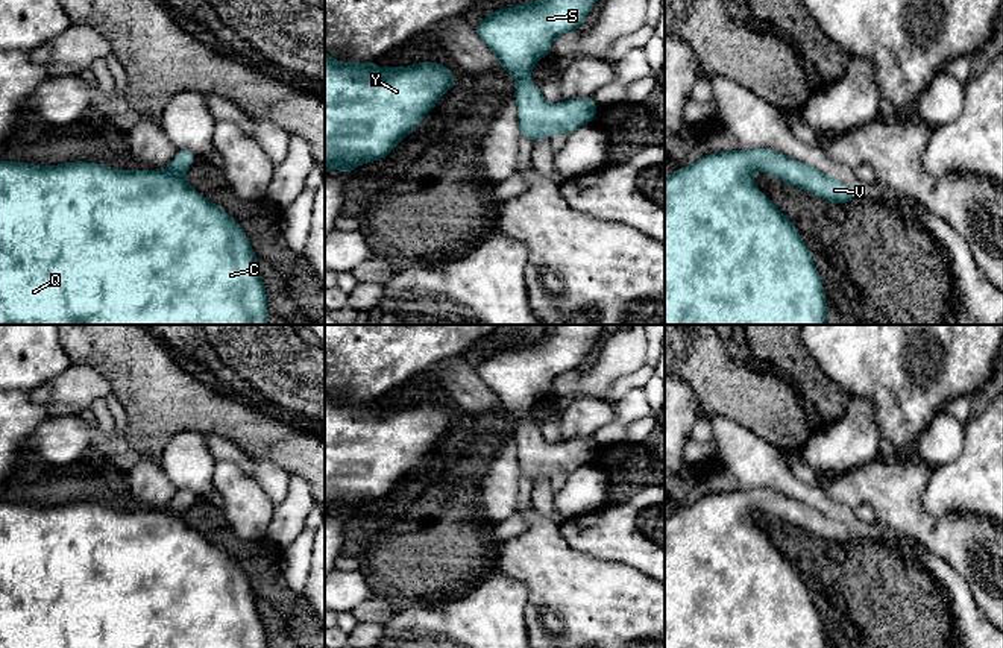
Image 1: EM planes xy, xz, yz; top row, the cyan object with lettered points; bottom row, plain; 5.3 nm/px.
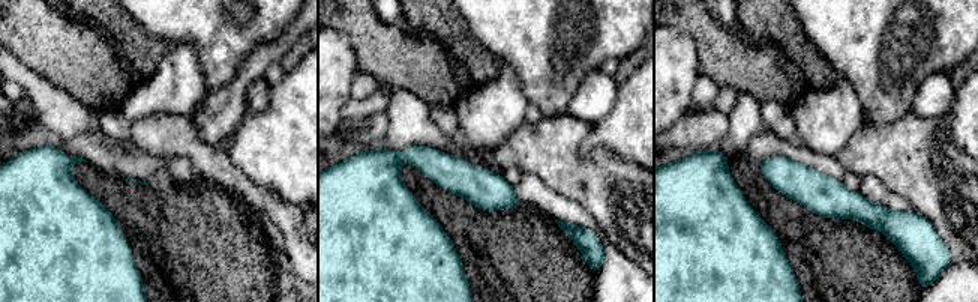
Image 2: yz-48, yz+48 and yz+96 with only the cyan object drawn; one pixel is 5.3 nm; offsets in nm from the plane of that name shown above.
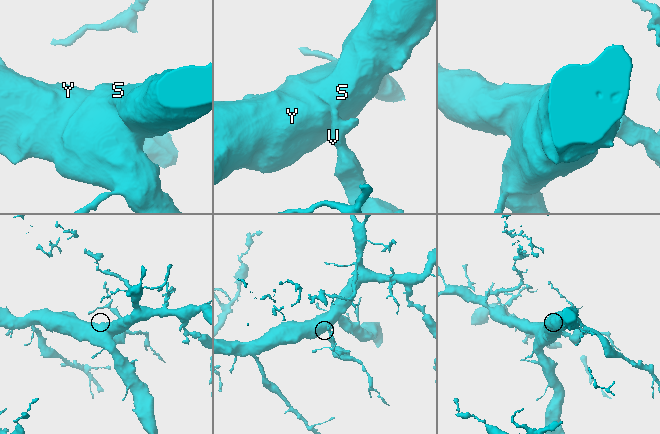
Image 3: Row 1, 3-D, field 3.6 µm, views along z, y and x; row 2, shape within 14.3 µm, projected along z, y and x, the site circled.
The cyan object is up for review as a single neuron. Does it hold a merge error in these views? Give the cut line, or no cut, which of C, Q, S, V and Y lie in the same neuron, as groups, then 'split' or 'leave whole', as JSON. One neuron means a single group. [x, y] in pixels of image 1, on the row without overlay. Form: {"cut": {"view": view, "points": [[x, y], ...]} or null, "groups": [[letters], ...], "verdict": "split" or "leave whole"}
{"cut": null, "groups": [["C", "Q", "S", "V", "Y"]], "verdict": "leave whole"}

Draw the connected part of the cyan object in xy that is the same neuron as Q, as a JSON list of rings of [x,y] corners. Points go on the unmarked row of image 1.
[[[178,489],[173,502],[162,510],[115,510],[103,504],[76,501],[58,505],[33,505],[27,502],[0,501],[0,648],[267,648],[267,631],[259,616],[259,599],[238,561],[220,545],[214,545],[185,521],[185,513],[196,496],[190,490]]]

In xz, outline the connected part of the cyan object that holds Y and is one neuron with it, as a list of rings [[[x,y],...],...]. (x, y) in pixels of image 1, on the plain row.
[[[325,392],[325,511],[351,513],[355,507],[387,498],[396,484],[416,470],[442,434],[454,428],[455,417],[445,405],[423,401],[407,407],[379,408],[370,402],[337,402]]]

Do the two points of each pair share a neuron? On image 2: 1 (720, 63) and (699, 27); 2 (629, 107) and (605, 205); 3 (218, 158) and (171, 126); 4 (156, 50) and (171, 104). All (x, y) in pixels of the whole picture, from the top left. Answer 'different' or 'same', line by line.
1: same
2: different
3: same
4: different

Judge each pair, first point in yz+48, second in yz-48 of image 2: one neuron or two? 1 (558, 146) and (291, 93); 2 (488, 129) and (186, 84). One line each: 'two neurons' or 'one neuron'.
1: two neurons
2: one neuron

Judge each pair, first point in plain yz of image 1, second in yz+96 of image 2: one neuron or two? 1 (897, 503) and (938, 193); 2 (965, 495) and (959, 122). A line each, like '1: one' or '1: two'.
1: one
2: one

